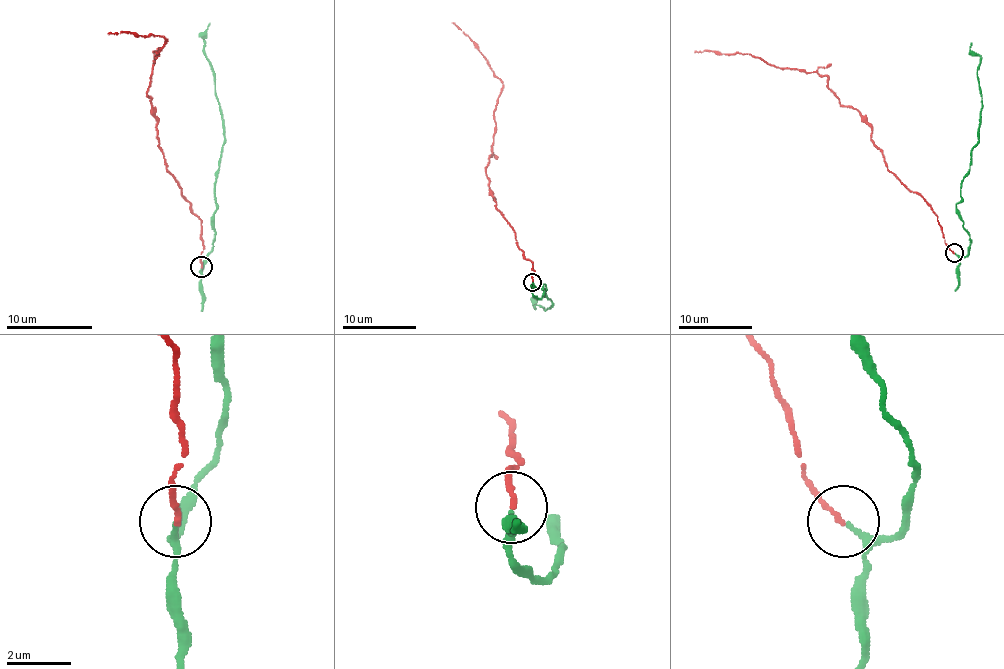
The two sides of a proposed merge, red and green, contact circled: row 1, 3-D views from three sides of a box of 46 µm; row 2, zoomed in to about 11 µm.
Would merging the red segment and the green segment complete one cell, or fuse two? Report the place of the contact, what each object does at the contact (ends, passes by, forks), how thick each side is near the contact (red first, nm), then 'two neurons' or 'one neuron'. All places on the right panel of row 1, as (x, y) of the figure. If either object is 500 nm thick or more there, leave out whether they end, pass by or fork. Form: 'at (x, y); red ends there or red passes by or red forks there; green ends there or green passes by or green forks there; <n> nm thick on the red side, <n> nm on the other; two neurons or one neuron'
at (954, 253); red ends there; green passes by; 150 nm thick on the red side, 130 nm on the other; one neuron

